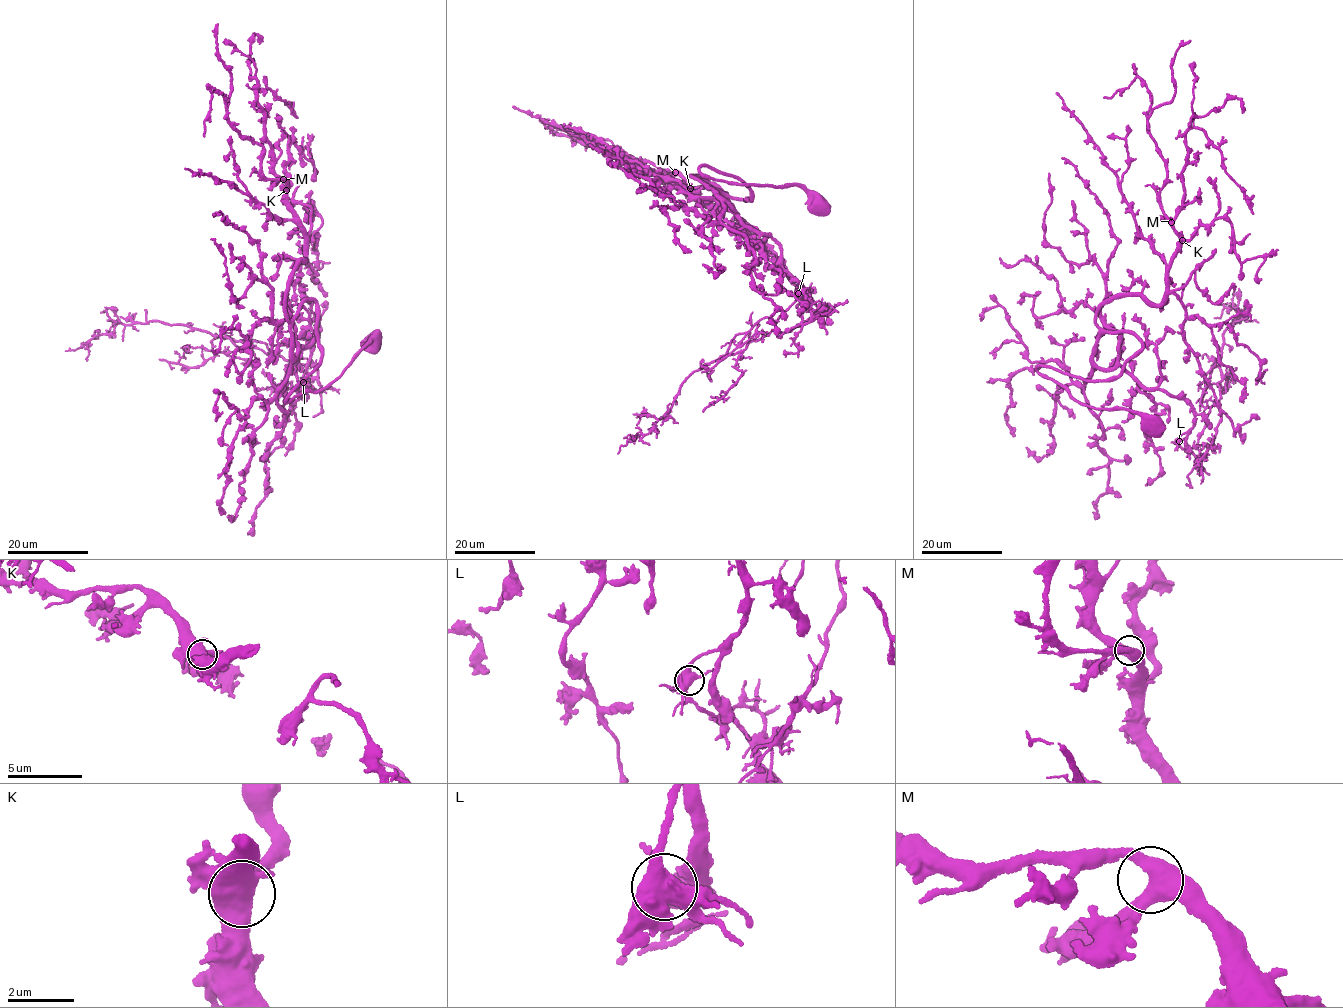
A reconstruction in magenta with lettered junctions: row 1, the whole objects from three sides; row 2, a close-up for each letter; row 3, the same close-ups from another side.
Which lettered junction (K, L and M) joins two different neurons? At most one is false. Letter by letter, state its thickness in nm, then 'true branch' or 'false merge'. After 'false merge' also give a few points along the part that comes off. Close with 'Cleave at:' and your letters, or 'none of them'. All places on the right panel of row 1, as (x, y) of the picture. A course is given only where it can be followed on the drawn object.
K: 550 nm thick; true branch
L: 550 nm thick; false merge; foreign part runs (1179, 440), (1201, 457), (1215, 435), (1222, 335), (1240, 313), (1224, 307), (1226, 303)
M: 480 nm thick; true branch
Cleave at: L

